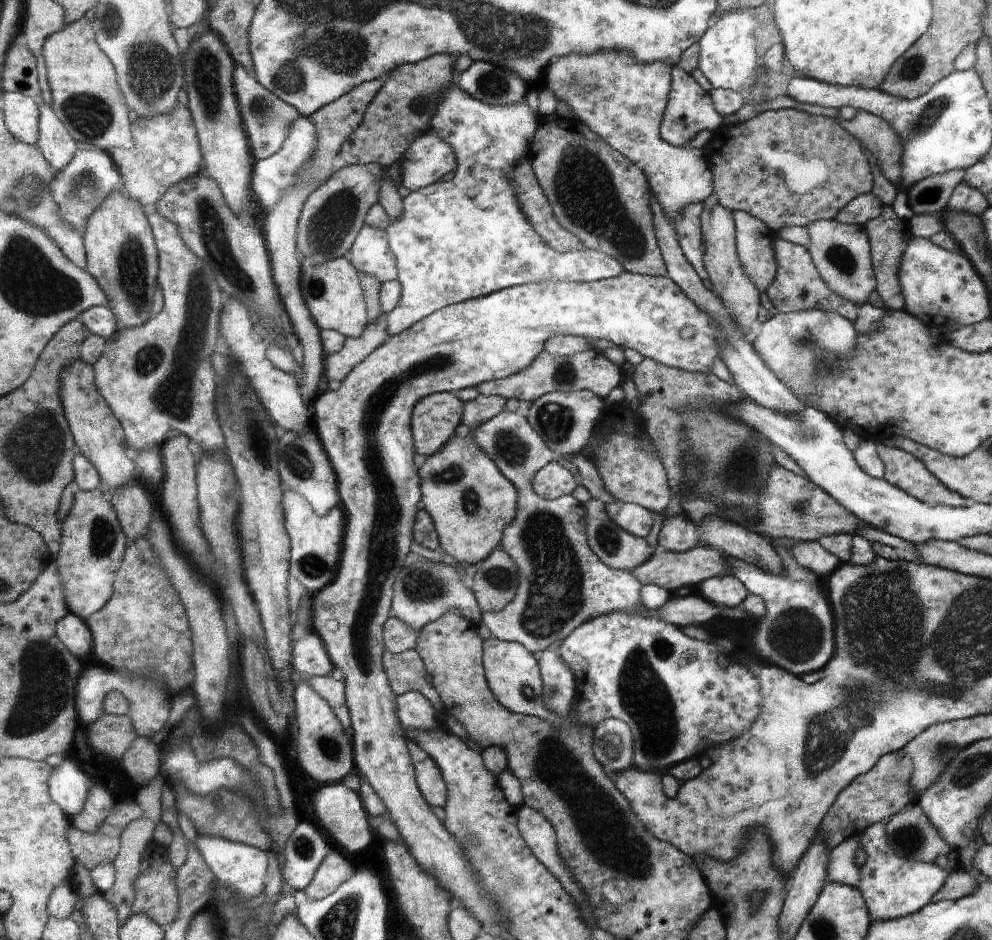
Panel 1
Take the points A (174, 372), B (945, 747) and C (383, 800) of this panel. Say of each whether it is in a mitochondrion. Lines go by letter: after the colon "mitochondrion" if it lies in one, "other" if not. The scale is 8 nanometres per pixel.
A: mitochondrion
B: mitochondrion
C: other

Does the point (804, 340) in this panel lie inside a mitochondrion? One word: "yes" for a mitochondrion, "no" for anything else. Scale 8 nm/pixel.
yes

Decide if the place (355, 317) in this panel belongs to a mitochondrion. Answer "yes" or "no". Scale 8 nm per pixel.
no

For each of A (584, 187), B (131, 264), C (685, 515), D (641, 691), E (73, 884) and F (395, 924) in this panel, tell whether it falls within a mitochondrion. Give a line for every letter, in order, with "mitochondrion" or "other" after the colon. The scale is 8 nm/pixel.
A: mitochondrion
B: mitochondrion
C: other
D: mitochondrion
E: other
F: other

